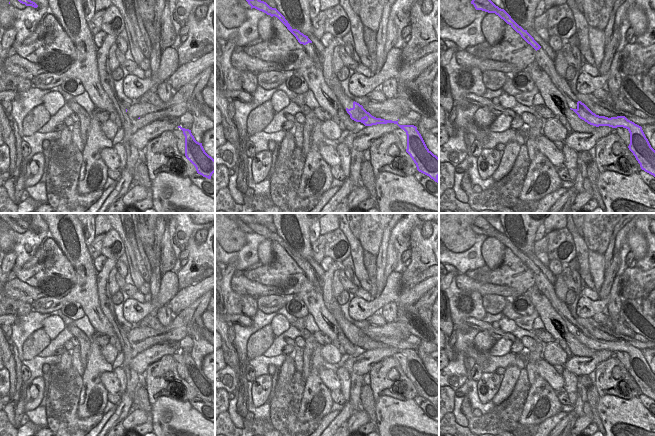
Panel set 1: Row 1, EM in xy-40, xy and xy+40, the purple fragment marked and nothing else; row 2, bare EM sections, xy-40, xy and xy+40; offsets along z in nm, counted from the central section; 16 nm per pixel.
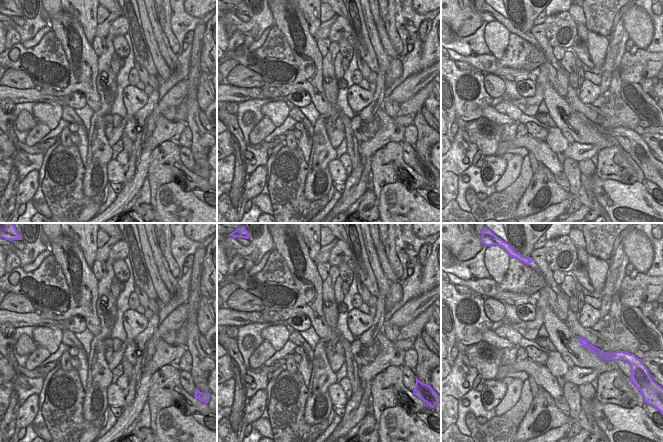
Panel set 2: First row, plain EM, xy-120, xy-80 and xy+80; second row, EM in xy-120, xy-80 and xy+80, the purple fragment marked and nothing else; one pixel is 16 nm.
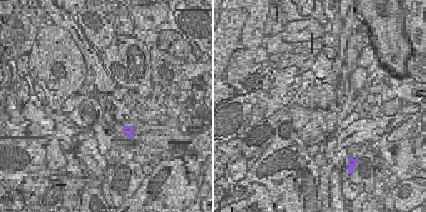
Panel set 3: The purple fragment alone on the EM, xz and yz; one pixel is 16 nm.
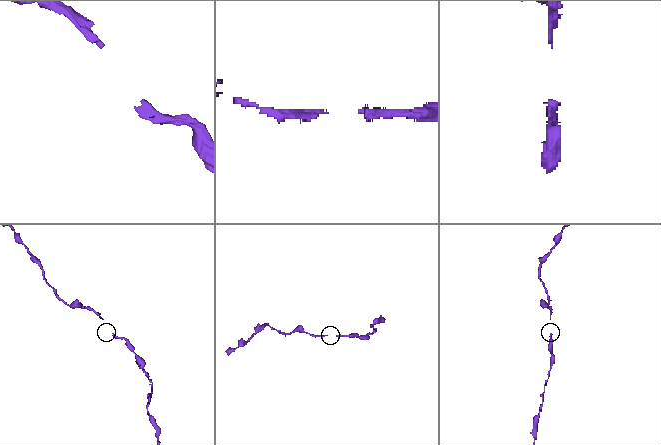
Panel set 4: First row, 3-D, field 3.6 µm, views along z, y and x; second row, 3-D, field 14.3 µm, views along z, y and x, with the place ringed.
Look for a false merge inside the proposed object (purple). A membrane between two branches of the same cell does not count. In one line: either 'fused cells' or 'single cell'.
single cell

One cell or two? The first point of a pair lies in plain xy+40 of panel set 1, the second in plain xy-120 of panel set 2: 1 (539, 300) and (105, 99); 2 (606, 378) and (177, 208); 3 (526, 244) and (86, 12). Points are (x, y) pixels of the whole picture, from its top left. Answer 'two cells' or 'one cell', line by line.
1: two cells
2: two cells
3: two cells

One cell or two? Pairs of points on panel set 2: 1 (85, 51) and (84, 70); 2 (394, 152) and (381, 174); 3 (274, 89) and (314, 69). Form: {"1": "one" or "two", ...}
{"1": "one", "2": "one", "3": "one"}

